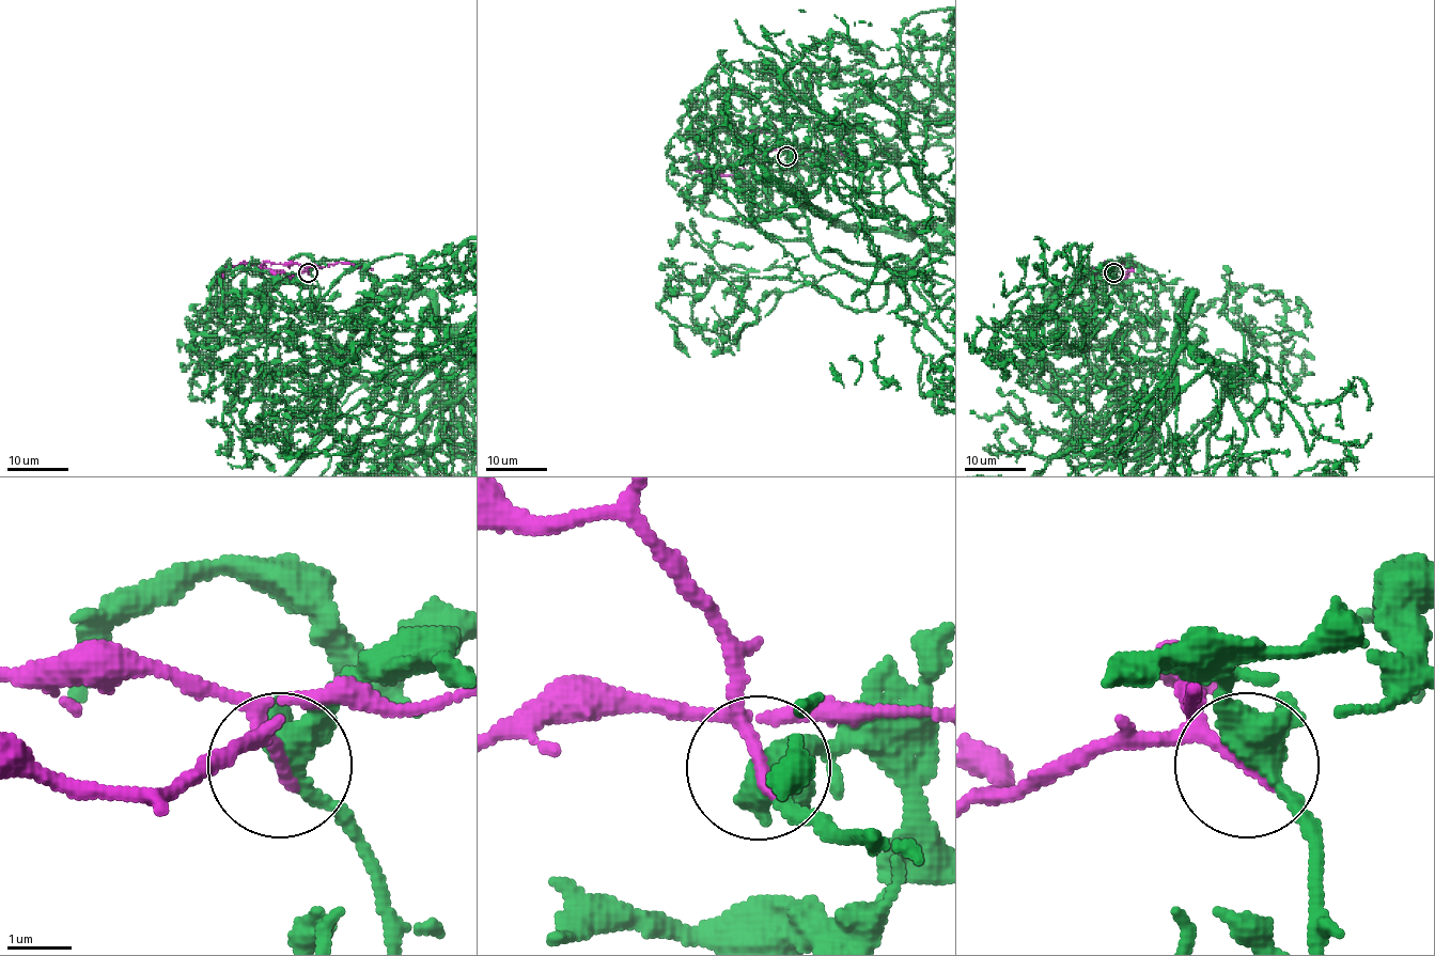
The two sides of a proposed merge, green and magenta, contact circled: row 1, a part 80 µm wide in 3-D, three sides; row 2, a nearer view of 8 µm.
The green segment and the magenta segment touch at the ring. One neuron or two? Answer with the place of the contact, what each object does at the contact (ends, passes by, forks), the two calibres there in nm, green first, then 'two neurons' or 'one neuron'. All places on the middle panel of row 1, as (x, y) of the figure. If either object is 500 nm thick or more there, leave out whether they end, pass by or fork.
at (786, 156); green forks there; magenta ends there; 400 nm thick on the green side, 220 nm on the other; two neurons

